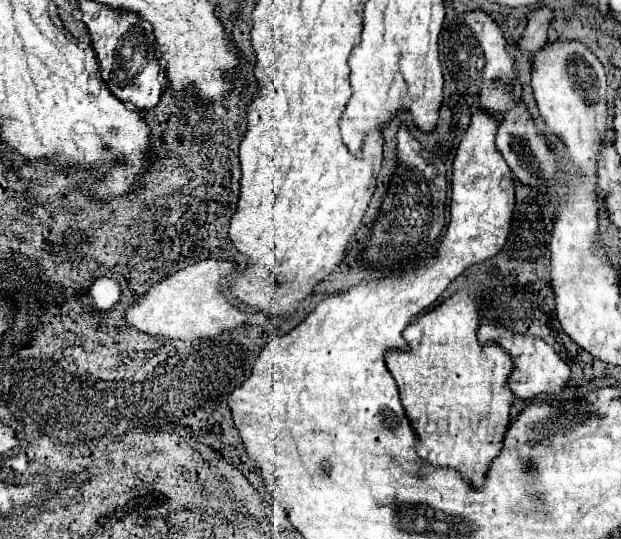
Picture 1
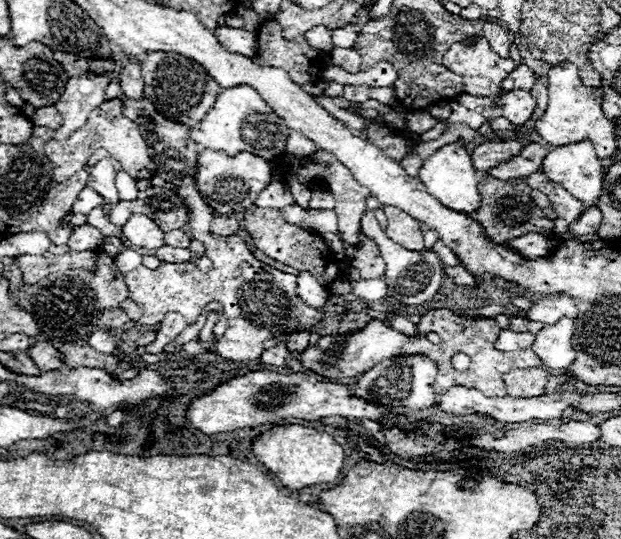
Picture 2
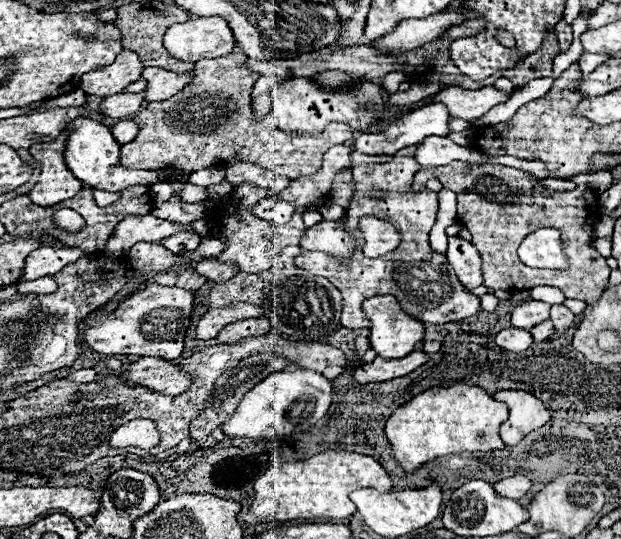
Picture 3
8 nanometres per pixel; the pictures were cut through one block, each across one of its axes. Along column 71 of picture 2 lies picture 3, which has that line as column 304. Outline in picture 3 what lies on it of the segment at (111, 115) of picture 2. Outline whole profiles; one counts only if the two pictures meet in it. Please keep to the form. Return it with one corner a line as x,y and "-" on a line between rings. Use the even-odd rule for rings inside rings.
240,52
226,54
224,58
202,58
196,62
192,82
168,100
150,102
136,120
142,122
138,136
122,146
120,162
128,168
156,170
170,166
174,170
196,172
208,166
224,162
224,158
240,156
244,162
258,166
268,166
280,176
296,180
300,176
312,176
320,170
322,156
330,146
348,142
352,138
352,128
348,124
332,122
324,132
316,136
284,134
276,128
274,118
268,116
268,126
264,122
252,120
252,88
260,74
242,66
244,56

